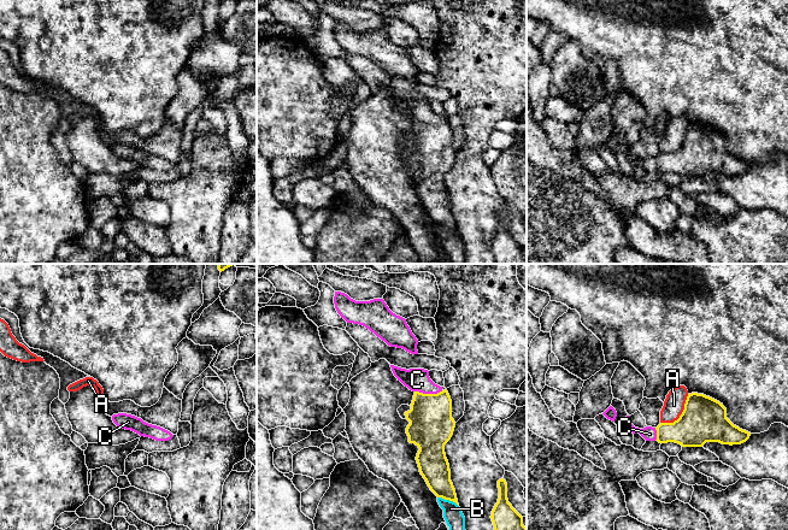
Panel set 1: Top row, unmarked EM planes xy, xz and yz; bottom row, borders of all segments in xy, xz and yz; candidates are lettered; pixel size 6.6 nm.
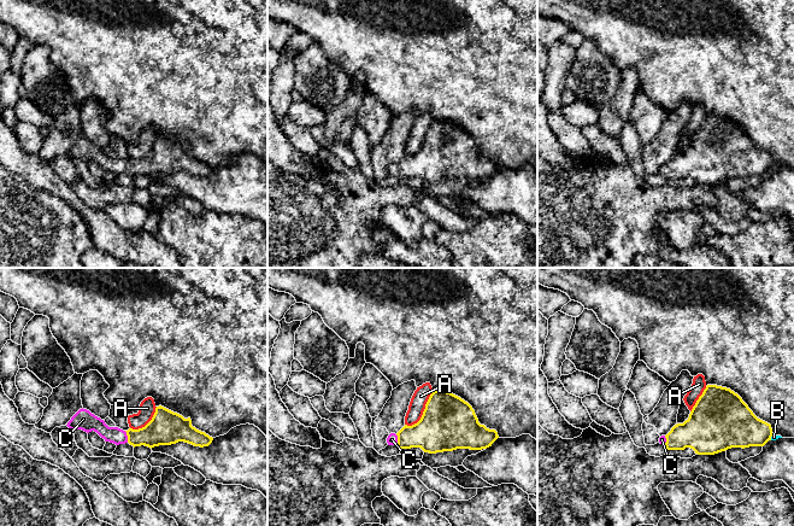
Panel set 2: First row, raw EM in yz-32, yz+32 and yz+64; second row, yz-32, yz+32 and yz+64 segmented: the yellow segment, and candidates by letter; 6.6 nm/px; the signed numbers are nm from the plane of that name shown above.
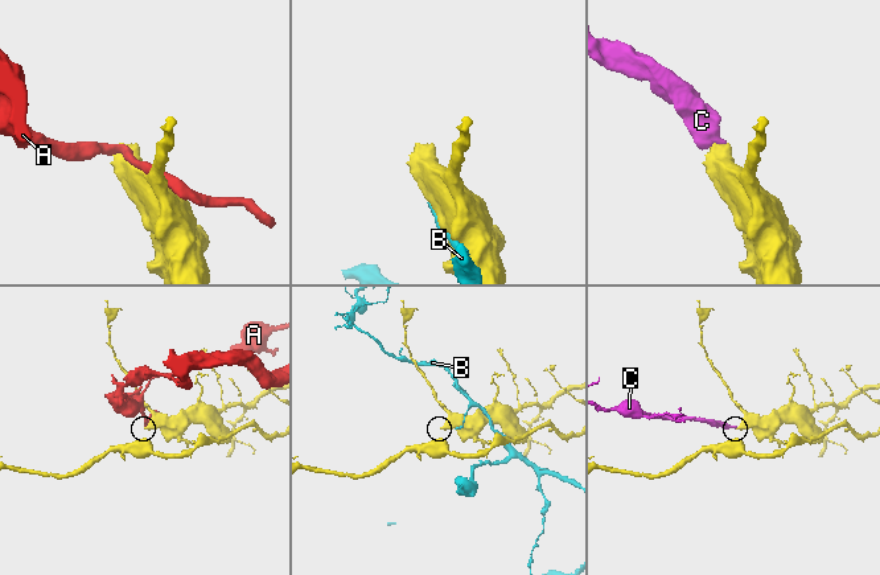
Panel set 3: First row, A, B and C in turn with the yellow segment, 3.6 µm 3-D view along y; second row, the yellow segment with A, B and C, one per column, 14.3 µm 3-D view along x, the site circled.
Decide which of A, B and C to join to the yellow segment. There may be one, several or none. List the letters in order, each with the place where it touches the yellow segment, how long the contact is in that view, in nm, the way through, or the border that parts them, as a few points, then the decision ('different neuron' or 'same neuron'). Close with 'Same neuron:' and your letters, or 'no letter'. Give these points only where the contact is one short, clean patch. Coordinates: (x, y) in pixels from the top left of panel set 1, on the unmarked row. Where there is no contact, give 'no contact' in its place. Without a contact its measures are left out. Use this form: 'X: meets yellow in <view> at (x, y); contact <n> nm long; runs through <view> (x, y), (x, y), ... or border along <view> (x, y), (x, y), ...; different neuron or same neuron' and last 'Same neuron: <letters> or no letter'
A: meets yellow in yz at (681, 145); contact 280 nm long; different neuron
B: meets yellow in xz at (448, 229); contact 160 nm long; different neuron
C: meets yellow in xz at (428, 124); contact 190 nm long; runs through xz (431, 155), (428, 124), (417, 110); same neuron
Same neuron: C

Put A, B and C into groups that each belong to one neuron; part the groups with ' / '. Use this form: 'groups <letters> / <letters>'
groups A / B / C

